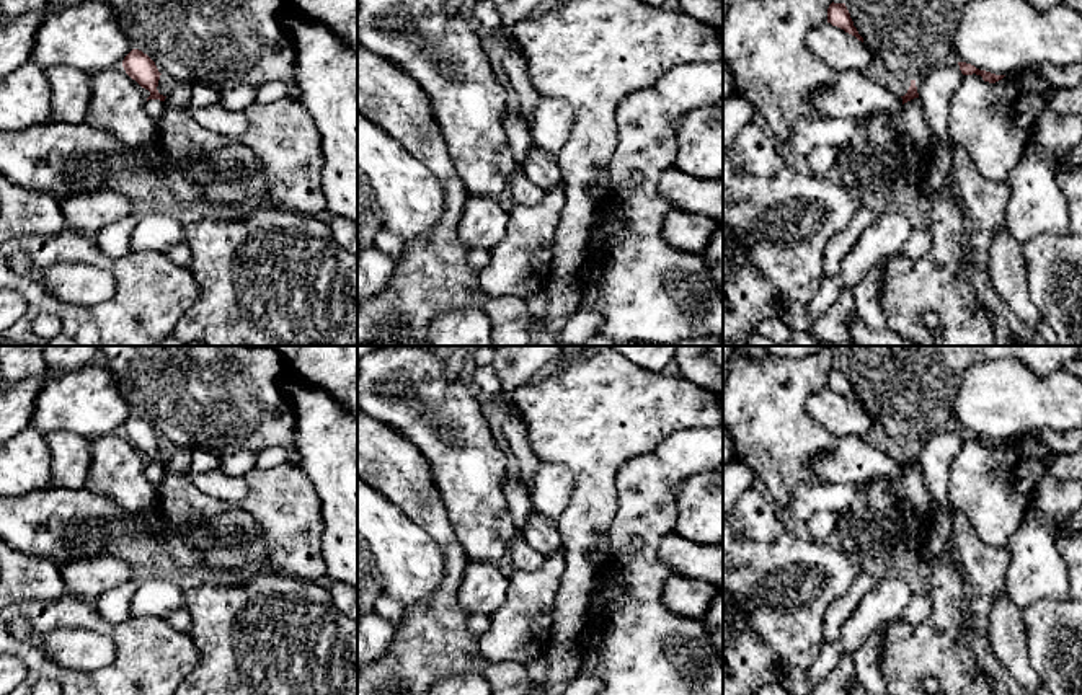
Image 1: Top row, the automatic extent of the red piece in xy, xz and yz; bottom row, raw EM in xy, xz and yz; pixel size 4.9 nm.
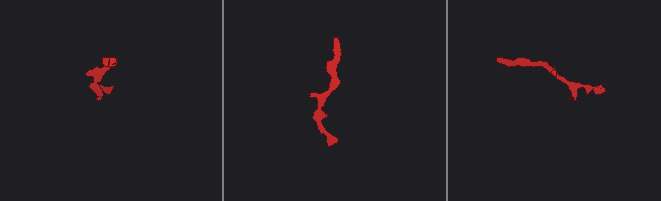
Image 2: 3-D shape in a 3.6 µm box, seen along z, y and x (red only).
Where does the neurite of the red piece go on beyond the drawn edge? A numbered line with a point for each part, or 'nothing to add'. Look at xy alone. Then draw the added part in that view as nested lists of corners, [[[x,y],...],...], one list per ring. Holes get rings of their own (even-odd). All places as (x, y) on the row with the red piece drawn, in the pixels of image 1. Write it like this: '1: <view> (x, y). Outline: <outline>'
1: xy (154, 108). Outline: [[[149,100],[145,101],[145,109],[147,109],[147,114],[152,117],[152,121],[157,122],[165,109],[165,101]]]

